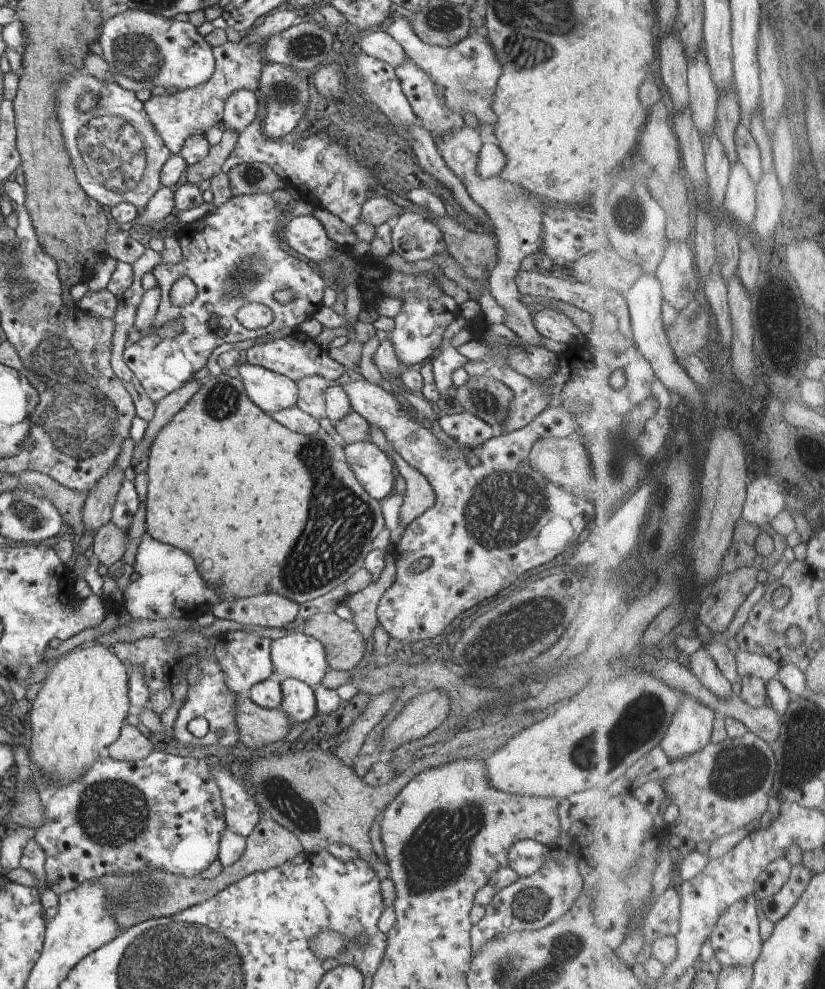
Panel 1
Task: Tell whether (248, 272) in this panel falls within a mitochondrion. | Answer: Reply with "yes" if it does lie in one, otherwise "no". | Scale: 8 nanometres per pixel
yes

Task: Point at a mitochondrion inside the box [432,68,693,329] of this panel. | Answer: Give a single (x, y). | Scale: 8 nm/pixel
(627, 217)

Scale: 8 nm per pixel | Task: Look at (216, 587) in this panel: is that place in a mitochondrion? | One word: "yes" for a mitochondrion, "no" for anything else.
no

